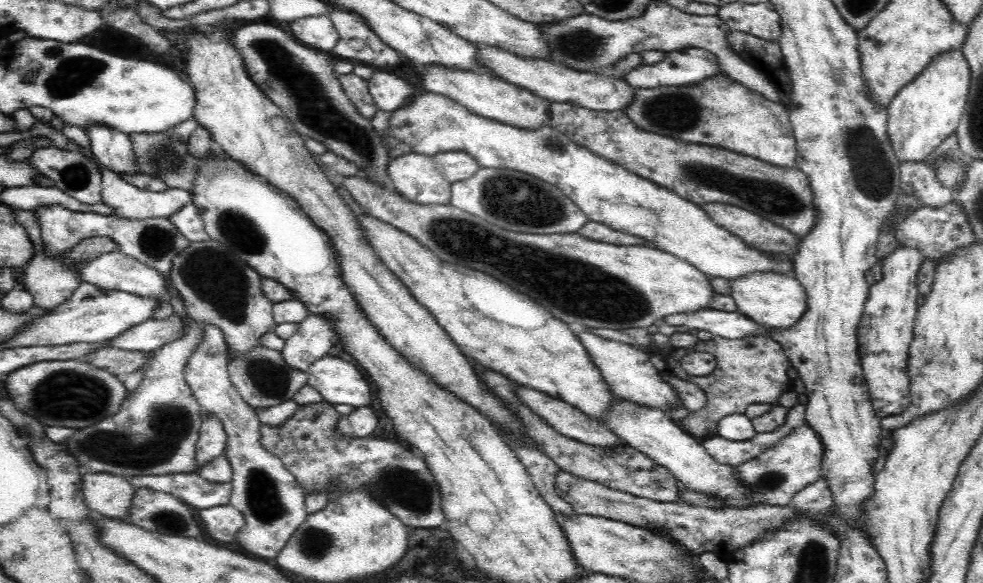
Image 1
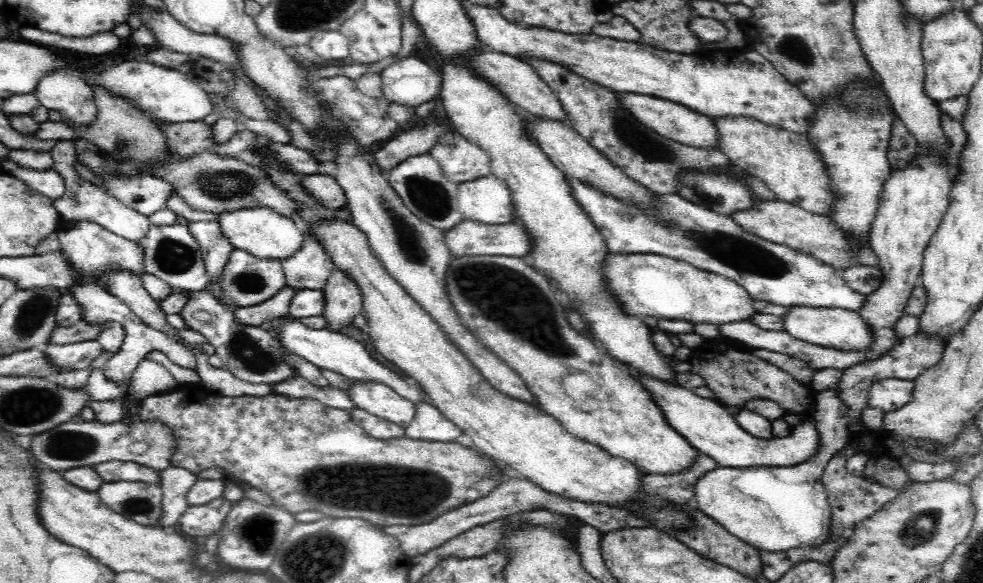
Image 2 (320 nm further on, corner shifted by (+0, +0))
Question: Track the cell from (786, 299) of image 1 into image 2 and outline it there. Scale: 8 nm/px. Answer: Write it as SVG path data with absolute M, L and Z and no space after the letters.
M794 305L788 309L784 319L785 331L804 342L822 347L830 347L842 351L869 351L875 336L873 328L860 316L860 313L852 310L842 310L840 307L804 307Z

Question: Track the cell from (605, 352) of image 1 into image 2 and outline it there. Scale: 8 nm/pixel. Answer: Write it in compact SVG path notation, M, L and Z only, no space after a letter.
M640 374L640 383L651 394L654 403L662 408L666 423L697 451L716 461L720 468L756 468L756 466L776 466L788 468L804 464L820 450L820 435L816 426L806 420L794 426L791 436L785 438L762 439L748 435L738 425L734 416L715 399L694 395L691 390L674 383L664 383L654 377Z

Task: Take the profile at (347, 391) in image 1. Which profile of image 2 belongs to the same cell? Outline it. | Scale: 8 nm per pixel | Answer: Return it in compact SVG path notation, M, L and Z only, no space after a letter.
M352 381L353 385L347 394L358 409L401 426L402 429L414 422L416 406L410 399L402 398L402 395L384 383Z

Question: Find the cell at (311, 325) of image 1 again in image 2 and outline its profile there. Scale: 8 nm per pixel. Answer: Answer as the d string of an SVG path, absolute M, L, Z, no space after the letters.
M335 268L322 289L325 296L323 318L327 320L332 331L345 331L351 324L350 320L363 312L363 294L357 282L343 270Z

